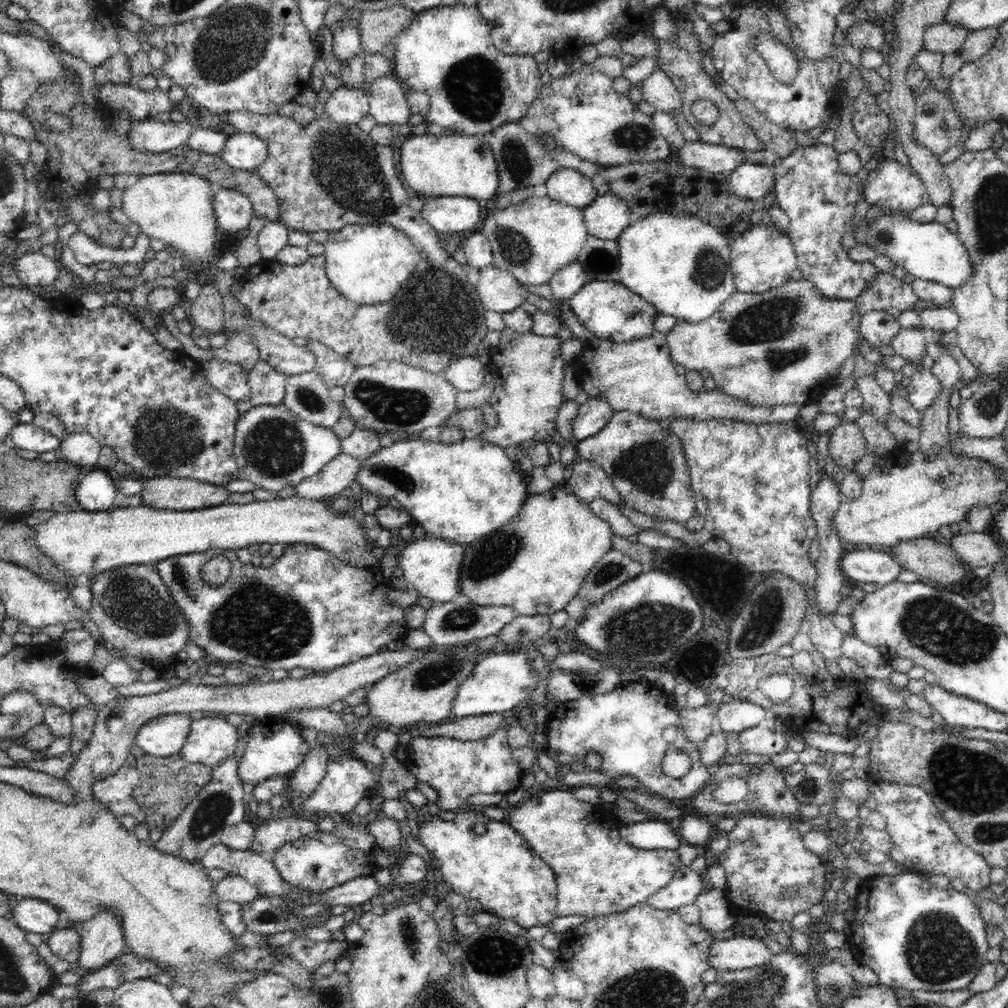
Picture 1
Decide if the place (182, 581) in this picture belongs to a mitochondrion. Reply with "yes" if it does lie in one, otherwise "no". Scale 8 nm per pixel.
yes

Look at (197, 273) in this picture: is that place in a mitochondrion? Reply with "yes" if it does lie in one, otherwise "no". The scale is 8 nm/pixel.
no

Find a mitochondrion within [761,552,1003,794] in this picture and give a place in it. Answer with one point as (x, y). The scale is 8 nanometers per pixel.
(932, 624)

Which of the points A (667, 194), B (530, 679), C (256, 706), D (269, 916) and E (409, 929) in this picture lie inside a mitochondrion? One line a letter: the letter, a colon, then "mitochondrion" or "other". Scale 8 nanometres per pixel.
A: other
B: other
C: other
D: mitochondrion
E: mitochondrion

